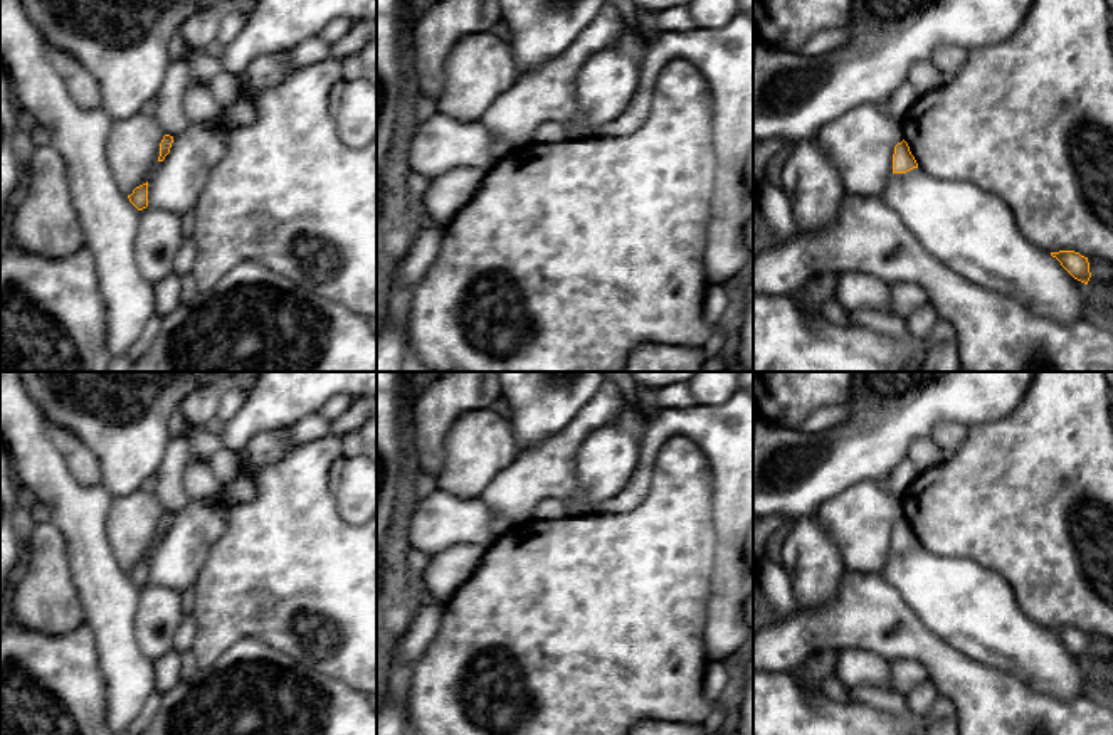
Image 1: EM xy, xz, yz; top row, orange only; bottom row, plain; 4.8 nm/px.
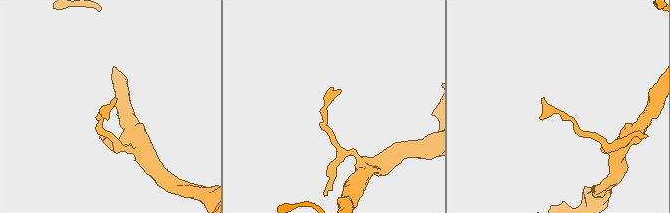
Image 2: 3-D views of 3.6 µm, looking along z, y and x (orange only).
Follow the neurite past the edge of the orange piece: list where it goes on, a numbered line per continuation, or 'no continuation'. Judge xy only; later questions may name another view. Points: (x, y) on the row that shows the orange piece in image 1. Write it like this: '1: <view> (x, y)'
no continuation

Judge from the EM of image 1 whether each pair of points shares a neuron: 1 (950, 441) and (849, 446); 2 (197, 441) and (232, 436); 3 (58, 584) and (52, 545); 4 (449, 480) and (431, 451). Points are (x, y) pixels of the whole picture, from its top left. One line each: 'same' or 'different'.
1: different
2: same
3: same
4: different

